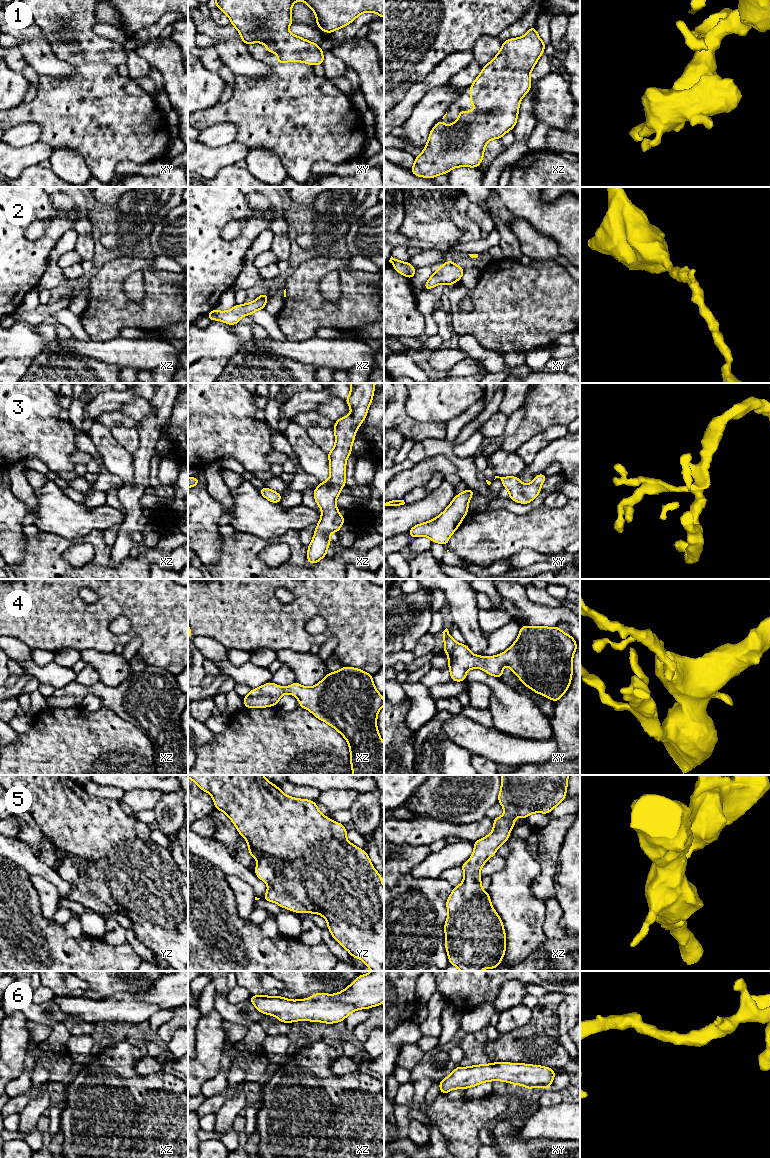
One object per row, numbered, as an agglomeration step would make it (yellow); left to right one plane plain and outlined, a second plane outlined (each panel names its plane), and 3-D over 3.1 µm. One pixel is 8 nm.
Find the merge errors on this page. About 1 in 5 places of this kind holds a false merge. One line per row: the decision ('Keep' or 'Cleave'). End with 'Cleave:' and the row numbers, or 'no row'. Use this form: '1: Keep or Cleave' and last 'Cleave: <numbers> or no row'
1: Keep
2: Keep
3: Keep
4: Keep
5: Keep
6: Keep
Cleave: no row

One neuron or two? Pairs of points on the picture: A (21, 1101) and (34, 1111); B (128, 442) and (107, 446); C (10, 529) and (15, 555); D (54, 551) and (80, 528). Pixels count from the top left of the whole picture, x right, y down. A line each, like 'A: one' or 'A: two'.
A: two
B: two
C: one
D: two

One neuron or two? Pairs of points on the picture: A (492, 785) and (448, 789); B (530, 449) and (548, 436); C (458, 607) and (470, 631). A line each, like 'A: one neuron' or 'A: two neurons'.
A: one neuron
B: one neuron
C: one neuron

